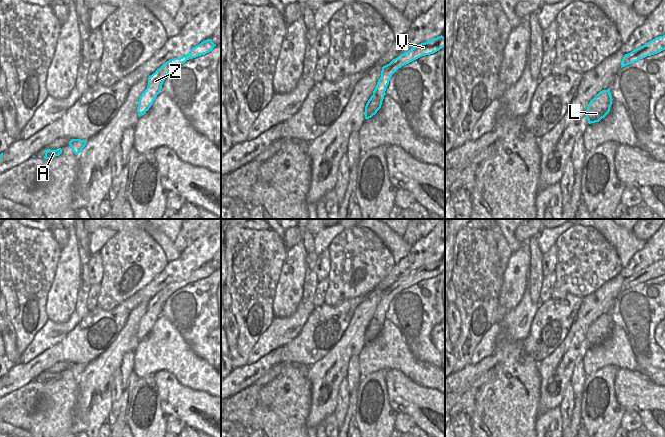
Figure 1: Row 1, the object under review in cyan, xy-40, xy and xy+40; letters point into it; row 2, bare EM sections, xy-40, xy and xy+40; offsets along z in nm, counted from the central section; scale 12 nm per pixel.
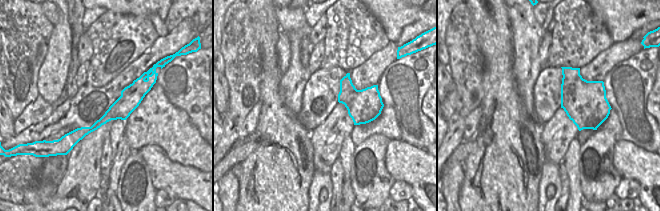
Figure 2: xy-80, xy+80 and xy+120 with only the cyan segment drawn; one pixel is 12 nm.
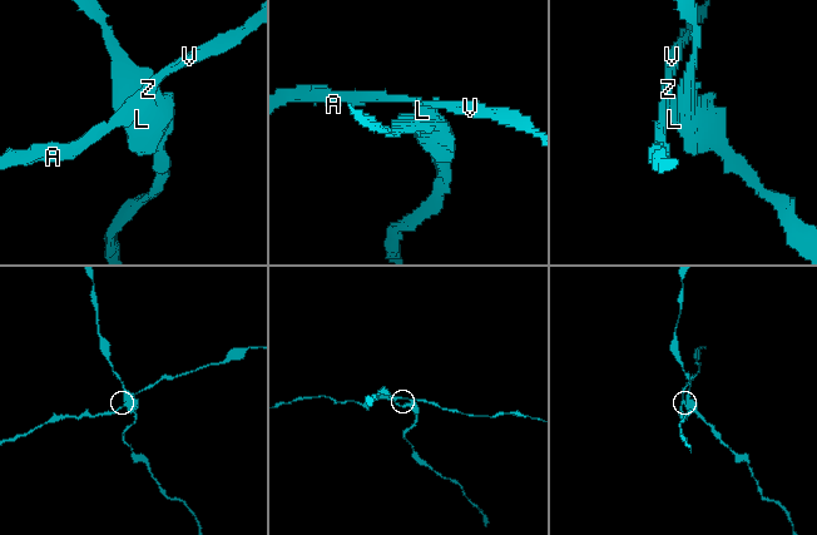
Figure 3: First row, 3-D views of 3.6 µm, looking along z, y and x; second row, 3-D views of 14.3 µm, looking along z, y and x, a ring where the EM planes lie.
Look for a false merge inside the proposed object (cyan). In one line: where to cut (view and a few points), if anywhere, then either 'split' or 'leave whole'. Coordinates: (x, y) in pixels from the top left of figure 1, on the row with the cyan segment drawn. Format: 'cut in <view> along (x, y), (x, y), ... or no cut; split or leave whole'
cut in xy along (370, 98), (381, 101); split

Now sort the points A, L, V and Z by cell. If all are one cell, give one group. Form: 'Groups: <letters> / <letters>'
Groups: A V Z / L.

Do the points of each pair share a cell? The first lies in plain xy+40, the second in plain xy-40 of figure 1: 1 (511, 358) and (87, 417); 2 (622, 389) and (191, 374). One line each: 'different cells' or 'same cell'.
1: different cells
2: different cells

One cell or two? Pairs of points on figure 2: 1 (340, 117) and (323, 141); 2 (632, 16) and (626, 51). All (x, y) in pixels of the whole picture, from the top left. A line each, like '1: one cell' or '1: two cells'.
1: one cell
2: two cells

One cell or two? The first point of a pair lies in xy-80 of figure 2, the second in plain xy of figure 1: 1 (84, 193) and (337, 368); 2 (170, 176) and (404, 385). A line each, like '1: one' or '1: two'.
1: one
2: one

